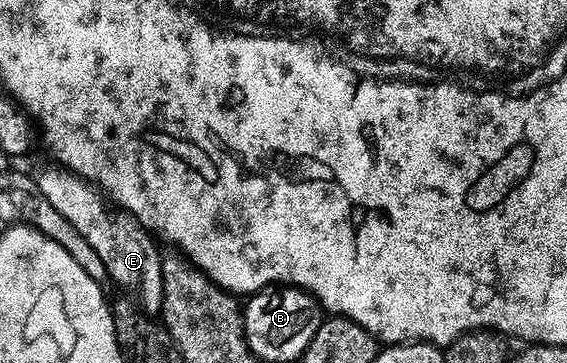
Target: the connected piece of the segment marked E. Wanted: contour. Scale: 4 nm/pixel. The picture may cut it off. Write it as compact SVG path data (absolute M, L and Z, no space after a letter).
M53 167L44 169L34 178L41 192L39 195L69 220L82 236L86 236L87 243L98 256L102 256L102 262L106 264L113 283L134 288L138 292L136 296L140 305L148 313L161 309L164 304L164 277L161 270L163 257L153 242L153 235L135 217L117 208L91 181L67 167Z

